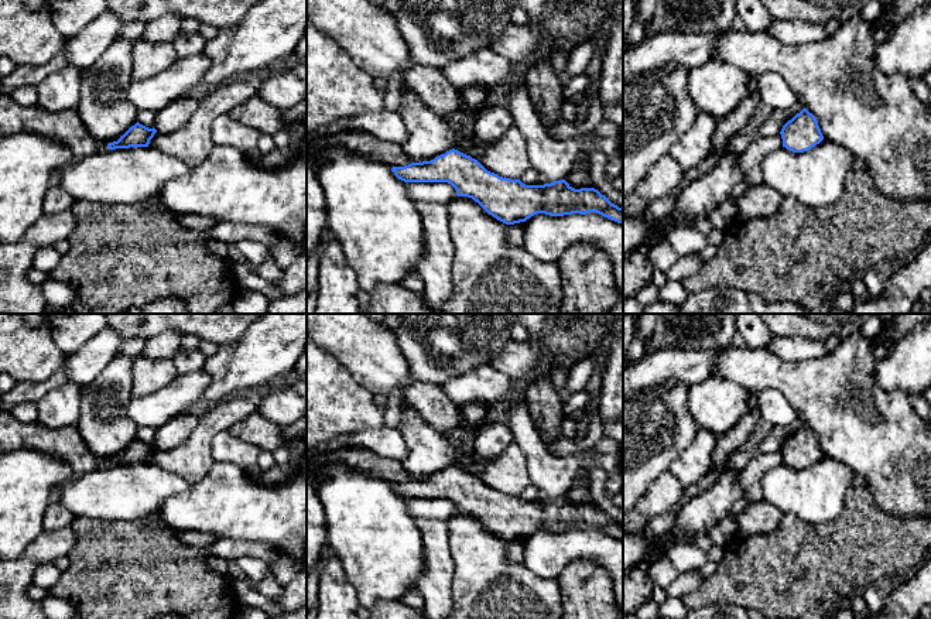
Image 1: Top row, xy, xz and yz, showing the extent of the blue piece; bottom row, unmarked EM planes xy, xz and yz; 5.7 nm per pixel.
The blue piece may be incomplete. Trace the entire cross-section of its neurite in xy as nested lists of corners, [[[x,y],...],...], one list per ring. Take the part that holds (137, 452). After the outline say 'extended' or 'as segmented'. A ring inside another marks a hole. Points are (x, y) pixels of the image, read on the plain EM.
[[[0,411],[0,454],[31,449],[51,454],[65,461],[73,478],[116,465],[148,464],[157,447],[138,438],[117,458],[100,459],[86,447],[75,425],[49,428],[40,421],[21,423],[10,411]]] | extended

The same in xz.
[[[342,448],[308,459],[308,468],[315,488],[321,481],[321,472],[331,462],[340,462],[350,471],[379,476],[389,482],[394,492],[404,499],[448,499],[456,506],[458,513],[472,514],[489,531],[506,541],[526,538],[537,530],[564,533],[572,530],[586,531],[589,529],[596,529],[610,537],[623,540],[623,524],[612,520],[595,505],[575,506],[565,496],[544,502],[526,502],[520,496],[503,495],[487,488],[478,476],[455,465],[431,478],[414,479],[401,462],[386,459],[364,448]]] | extended

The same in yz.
[[[805,424],[788,437],[781,448],[783,464],[793,469],[804,469],[824,456],[818,438]]] | as segmented

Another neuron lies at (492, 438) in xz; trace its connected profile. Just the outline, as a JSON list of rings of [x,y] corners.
[[[483,421],[476,427],[472,449],[479,461],[489,462],[496,459],[511,442],[513,434],[507,424]]]

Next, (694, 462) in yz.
[[[698,428],[694,442],[672,462],[671,473],[682,488],[698,483],[709,471],[718,437],[706,428]]]

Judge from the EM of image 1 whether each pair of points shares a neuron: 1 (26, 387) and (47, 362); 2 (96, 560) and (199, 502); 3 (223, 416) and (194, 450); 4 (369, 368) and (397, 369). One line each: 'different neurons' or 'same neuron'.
1: different neurons
2: different neurons
3: same neuron
4: same neuron

